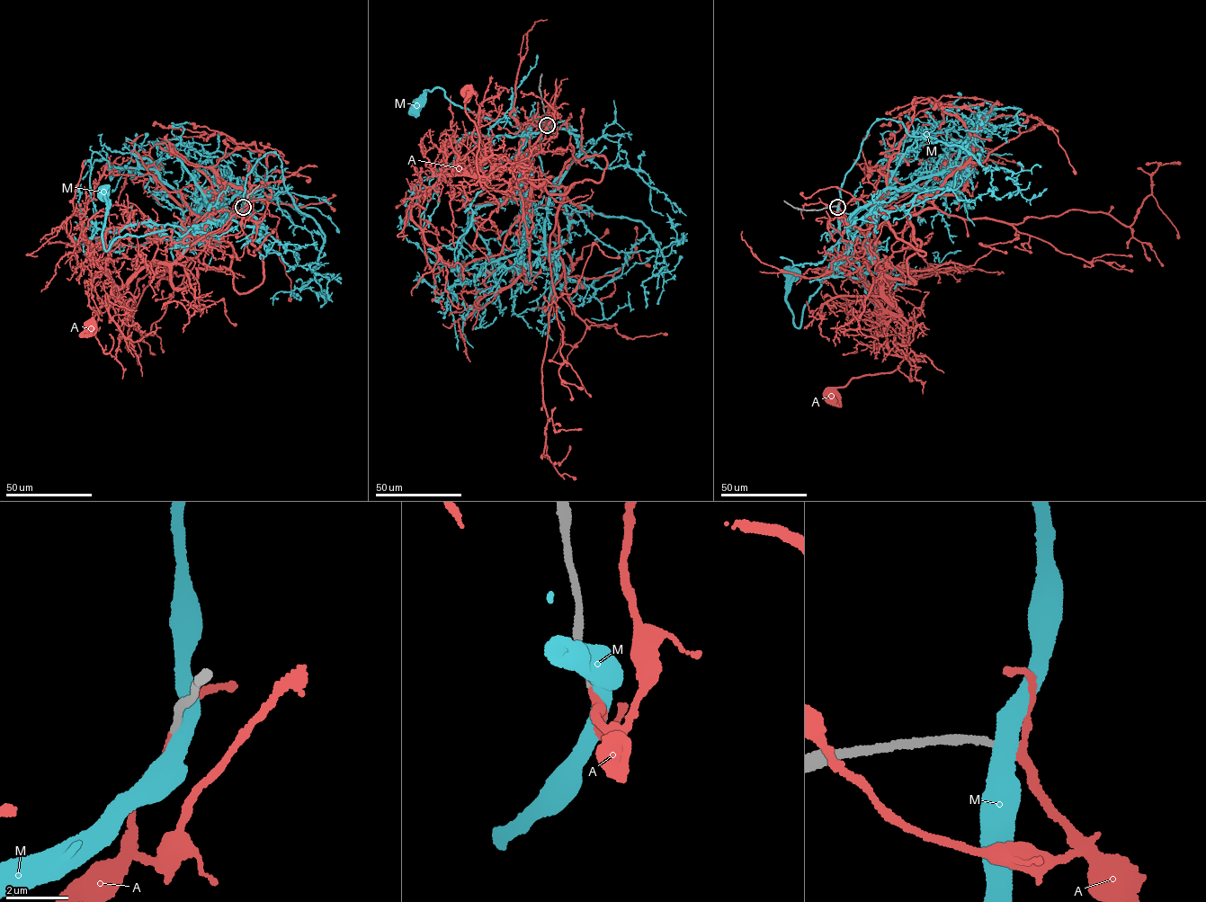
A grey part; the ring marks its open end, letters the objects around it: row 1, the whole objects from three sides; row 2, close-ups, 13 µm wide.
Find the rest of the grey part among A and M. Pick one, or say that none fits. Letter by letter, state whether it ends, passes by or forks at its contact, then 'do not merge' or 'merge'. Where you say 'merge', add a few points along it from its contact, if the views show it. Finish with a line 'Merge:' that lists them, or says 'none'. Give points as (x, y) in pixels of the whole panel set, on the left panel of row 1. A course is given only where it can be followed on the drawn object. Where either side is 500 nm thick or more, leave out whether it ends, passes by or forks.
A: it passes by; merge; it runs (243, 207), (224, 229), (204, 231), (174, 262), (145, 266), (109, 296), (91, 325)
M: do not merge
Merge: A

